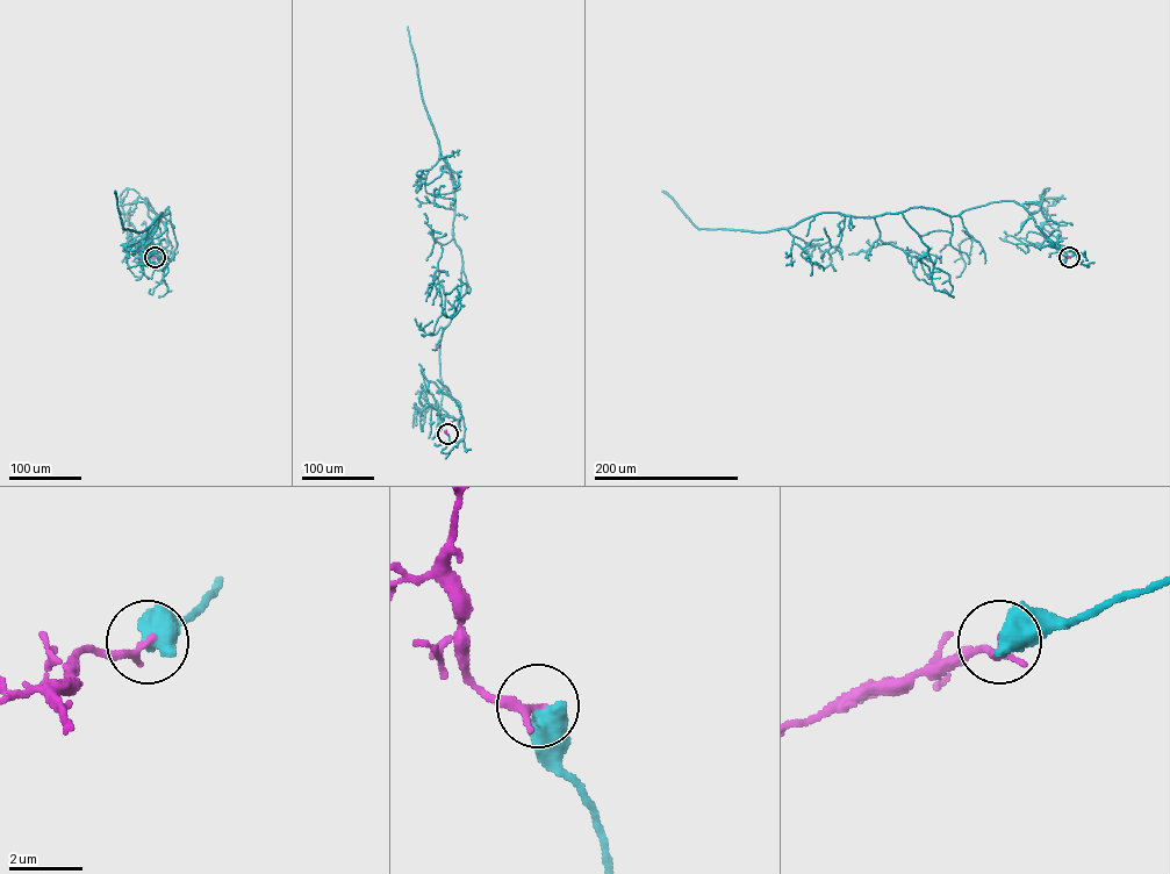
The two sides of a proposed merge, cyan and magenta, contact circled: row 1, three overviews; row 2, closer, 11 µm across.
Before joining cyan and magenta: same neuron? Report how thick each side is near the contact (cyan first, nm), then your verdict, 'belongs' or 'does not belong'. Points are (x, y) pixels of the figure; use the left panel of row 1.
700 nm thick on the cyan side, 240 nm on the other; does not belong

